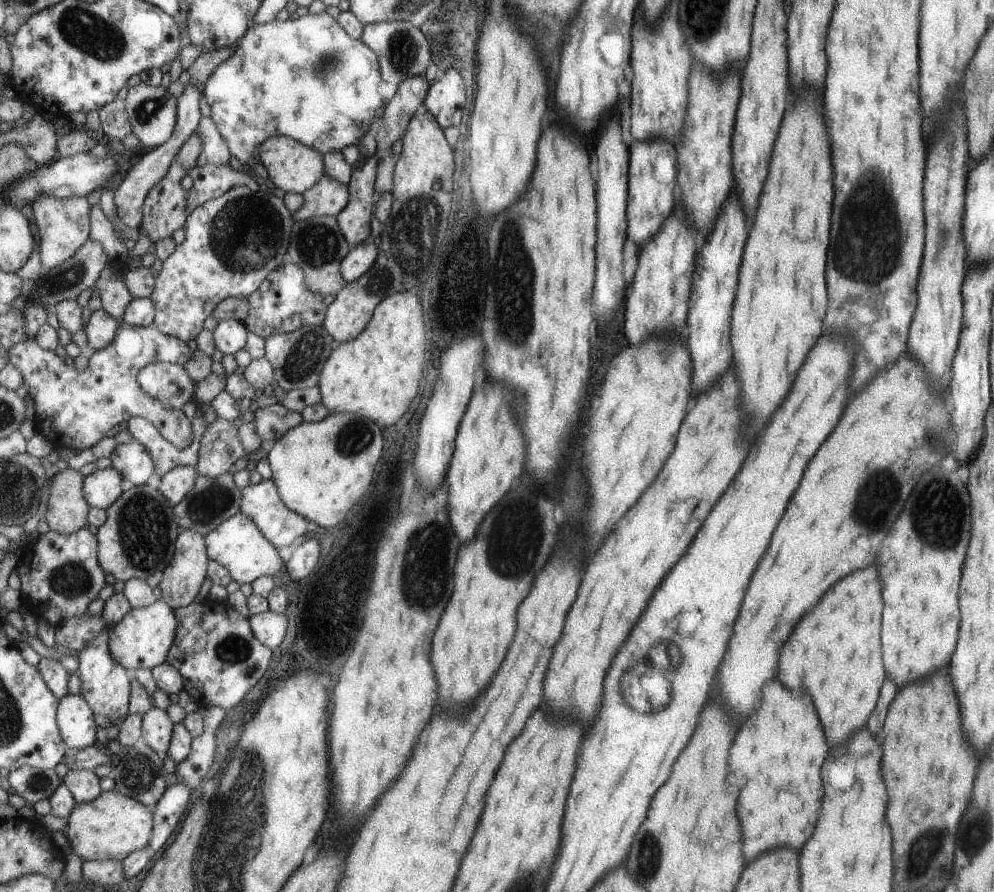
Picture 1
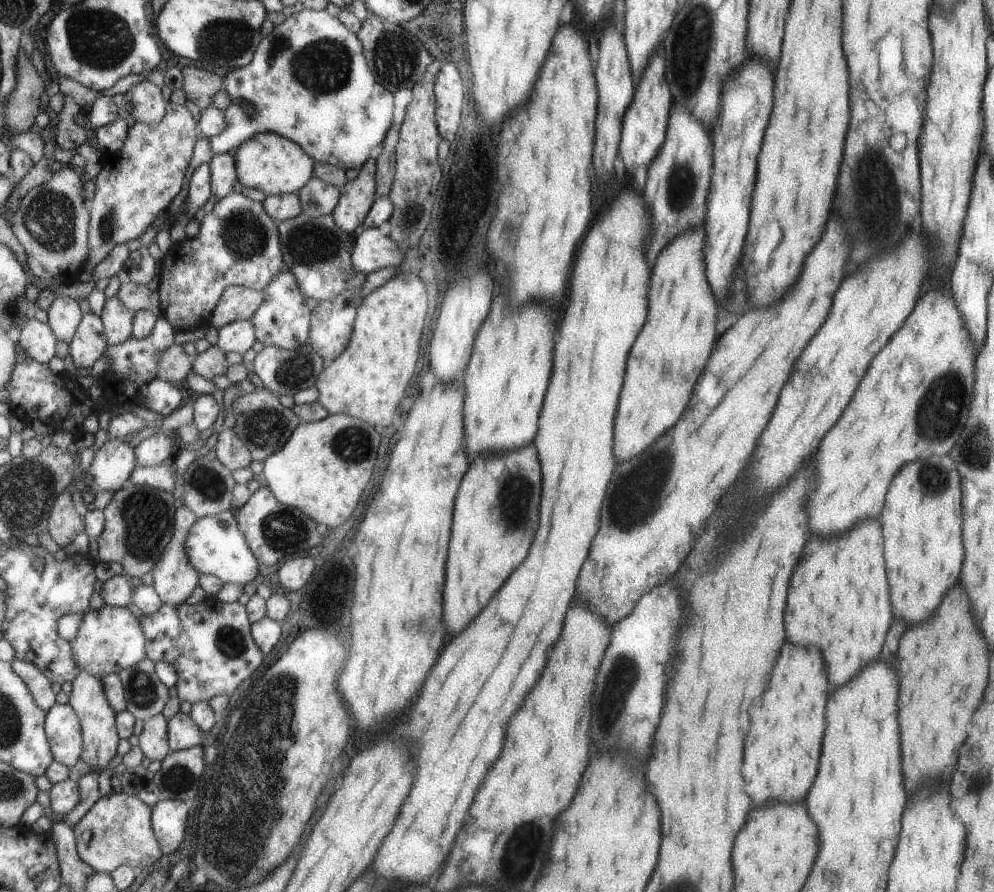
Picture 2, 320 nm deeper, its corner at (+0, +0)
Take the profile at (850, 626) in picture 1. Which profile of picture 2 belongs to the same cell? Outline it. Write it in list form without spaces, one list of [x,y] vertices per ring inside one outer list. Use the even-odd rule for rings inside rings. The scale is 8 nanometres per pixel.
[[[879,520],[863,522],[839,538],[811,536],[803,562],[791,578],[791,594],[787,594],[787,640],[823,650],[831,686],[841,686],[881,652],[889,624],[891,606]]]

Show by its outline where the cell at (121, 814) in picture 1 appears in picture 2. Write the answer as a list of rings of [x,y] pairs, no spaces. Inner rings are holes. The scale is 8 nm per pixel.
[[[125,791],[102,796],[74,826],[79,854],[87,864],[102,873],[112,873],[121,865],[131,865],[140,870],[155,864],[164,852],[154,831],[153,812],[153,807],[142,798]]]

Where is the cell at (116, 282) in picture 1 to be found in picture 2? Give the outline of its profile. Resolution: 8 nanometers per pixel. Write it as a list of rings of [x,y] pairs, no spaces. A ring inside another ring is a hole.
[[[116,296],[106,302],[102,319],[106,328],[109,345],[124,343],[133,336],[136,312],[129,310]]]

